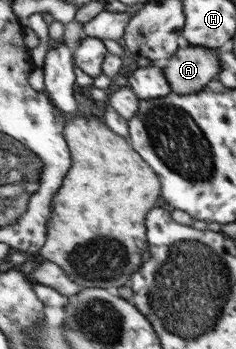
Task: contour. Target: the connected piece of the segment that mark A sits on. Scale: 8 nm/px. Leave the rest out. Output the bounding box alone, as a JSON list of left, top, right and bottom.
[162,45,220,96]

